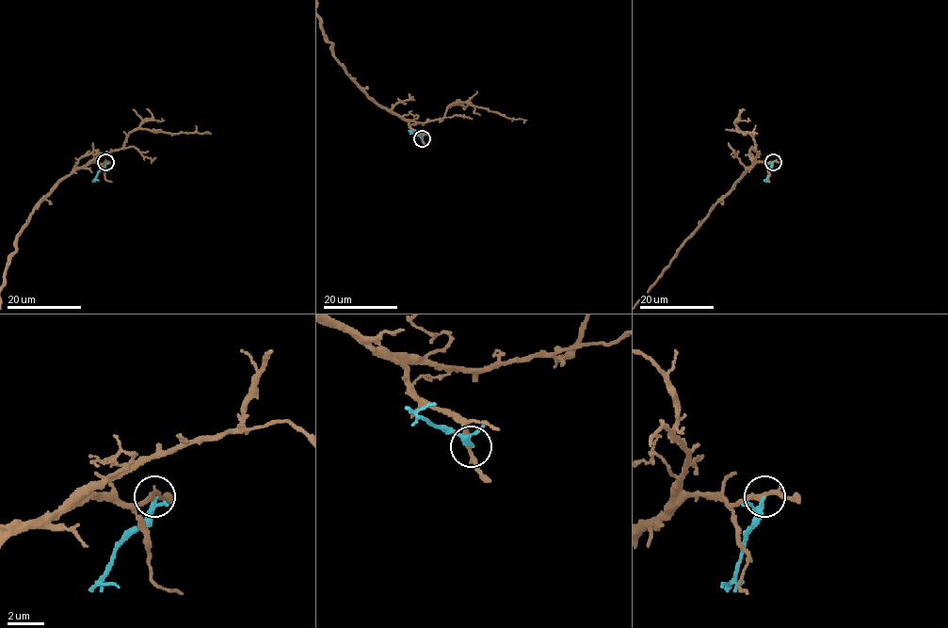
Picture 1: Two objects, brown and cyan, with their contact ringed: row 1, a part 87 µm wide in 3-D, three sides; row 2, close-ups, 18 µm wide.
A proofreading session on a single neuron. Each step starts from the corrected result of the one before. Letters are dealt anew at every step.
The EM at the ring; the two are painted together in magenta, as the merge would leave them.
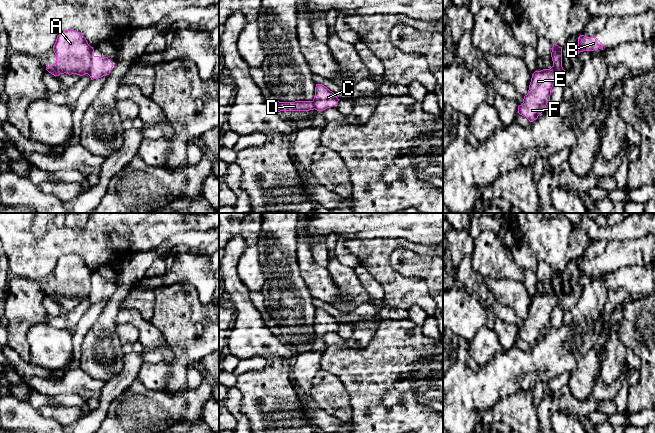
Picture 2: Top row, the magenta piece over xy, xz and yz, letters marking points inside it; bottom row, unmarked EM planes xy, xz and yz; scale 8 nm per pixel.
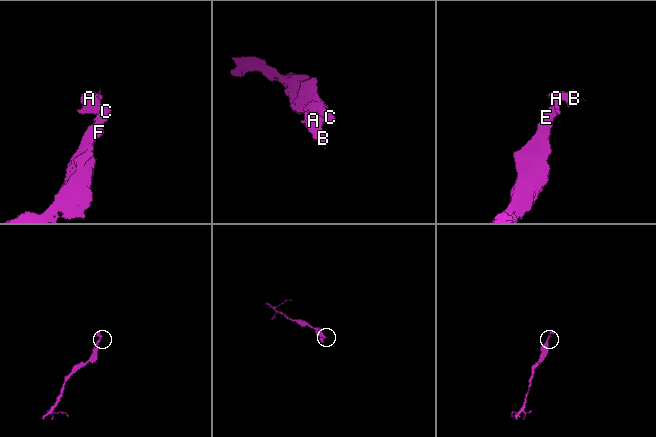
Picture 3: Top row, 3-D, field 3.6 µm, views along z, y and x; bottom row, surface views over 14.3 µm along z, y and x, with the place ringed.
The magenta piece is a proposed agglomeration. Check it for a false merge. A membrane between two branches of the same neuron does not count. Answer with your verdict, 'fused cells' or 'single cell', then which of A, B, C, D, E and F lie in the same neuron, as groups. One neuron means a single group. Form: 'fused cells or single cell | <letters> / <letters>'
fused cells | A B D / C E F

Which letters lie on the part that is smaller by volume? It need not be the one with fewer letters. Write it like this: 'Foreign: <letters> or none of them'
Foreign: A, B, D

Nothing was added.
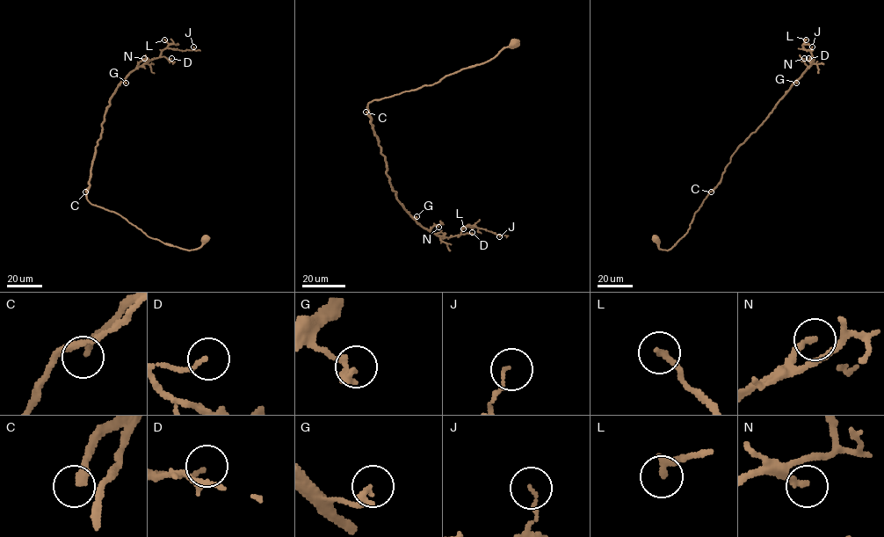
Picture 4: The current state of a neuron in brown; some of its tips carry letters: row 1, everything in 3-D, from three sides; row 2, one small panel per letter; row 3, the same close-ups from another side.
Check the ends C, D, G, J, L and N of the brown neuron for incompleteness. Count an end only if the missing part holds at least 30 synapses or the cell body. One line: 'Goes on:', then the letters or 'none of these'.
Goes on: C

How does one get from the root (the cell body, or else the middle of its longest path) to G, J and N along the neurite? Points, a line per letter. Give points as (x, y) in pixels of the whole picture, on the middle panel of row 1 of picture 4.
G: (514, 43), (492, 58), (445, 75), (431, 84), (368, 104), (391, 188), (402, 207), (416, 216)
J: (514, 43), (483, 62), (367, 106), (391, 188), (418, 222), (443, 236), (459, 235), (467, 225), (499, 236)
N: (514, 43), (431, 84), (368, 104), (396, 198), (422, 227), (428, 230), (438, 227)

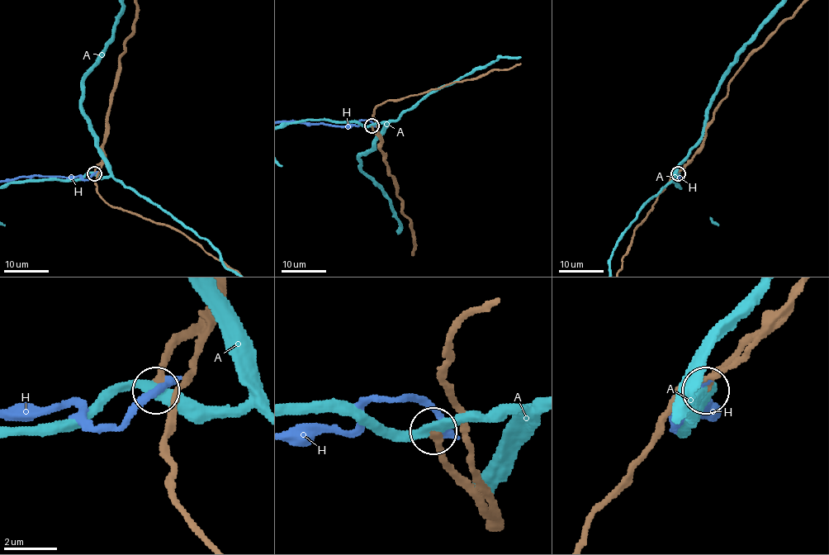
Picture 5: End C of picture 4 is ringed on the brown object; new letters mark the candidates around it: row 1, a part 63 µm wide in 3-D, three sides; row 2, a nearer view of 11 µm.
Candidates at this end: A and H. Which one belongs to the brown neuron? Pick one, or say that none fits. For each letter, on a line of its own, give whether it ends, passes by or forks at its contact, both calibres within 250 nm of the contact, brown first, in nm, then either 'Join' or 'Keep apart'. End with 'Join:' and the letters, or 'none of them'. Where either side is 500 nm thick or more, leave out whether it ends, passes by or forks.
A: It passes by. Thickness 300 nm (brown) against 360 nm. Keep apart
H: It ends there. Thickness 320 nm (brown) against 280 nm. Keep apart
Join: none of them

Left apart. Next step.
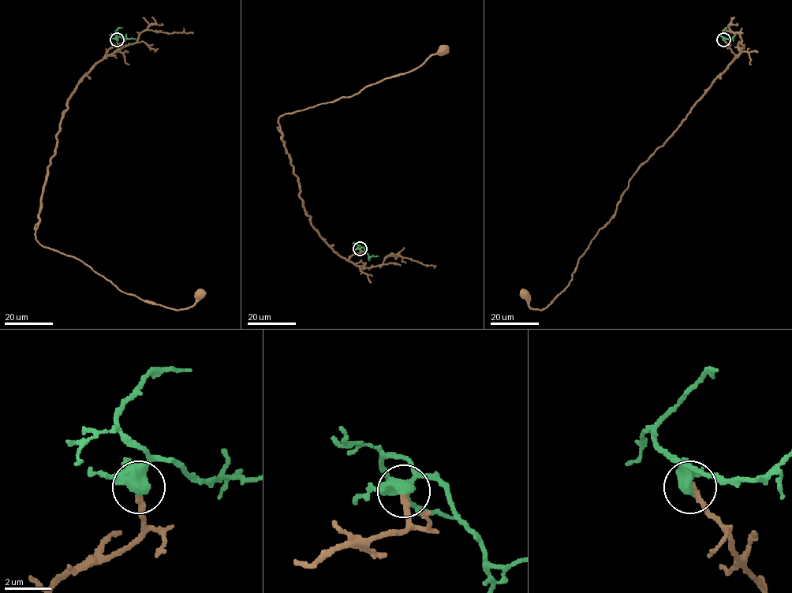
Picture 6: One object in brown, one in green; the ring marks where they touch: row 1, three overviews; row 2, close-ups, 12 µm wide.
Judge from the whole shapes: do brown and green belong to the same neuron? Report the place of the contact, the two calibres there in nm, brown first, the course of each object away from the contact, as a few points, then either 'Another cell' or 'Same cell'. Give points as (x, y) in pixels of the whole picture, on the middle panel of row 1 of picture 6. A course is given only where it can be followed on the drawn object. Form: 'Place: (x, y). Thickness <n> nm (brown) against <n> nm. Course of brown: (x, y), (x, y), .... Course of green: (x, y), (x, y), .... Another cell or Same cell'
Place: (360, 248). Thickness 240 nm (brown) against 420 nm. Course of brown: (360, 249), (348, 259), (342, 258), (311, 224), (278, 118), (349, 97), (412, 70), (443, 50). Course of green: (360, 249), (362, 247), (368, 256), (379, 256). Same cell

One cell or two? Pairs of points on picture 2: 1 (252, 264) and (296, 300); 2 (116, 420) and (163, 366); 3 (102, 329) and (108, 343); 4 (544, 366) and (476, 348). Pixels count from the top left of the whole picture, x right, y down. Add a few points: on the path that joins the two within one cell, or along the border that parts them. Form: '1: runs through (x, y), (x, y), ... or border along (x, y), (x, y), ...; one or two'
1: border along (258, 250), (258, 260), (263, 275), (261, 291); two
2: border along (137, 377), (148, 388), (163, 392); two
3: runs through (102, 332), (102, 337), (105, 340); one
4: border along (501, 348), (482, 366); two

